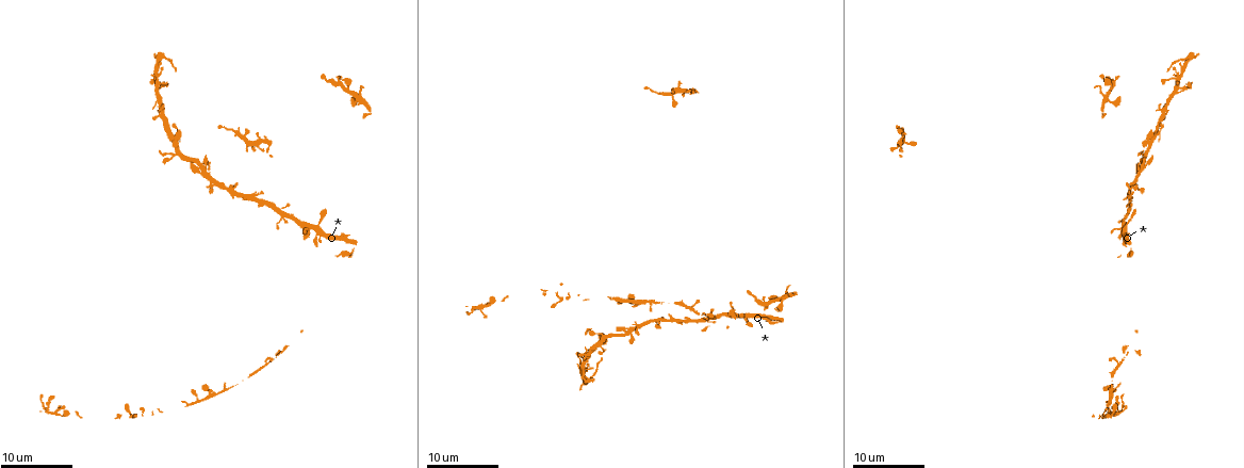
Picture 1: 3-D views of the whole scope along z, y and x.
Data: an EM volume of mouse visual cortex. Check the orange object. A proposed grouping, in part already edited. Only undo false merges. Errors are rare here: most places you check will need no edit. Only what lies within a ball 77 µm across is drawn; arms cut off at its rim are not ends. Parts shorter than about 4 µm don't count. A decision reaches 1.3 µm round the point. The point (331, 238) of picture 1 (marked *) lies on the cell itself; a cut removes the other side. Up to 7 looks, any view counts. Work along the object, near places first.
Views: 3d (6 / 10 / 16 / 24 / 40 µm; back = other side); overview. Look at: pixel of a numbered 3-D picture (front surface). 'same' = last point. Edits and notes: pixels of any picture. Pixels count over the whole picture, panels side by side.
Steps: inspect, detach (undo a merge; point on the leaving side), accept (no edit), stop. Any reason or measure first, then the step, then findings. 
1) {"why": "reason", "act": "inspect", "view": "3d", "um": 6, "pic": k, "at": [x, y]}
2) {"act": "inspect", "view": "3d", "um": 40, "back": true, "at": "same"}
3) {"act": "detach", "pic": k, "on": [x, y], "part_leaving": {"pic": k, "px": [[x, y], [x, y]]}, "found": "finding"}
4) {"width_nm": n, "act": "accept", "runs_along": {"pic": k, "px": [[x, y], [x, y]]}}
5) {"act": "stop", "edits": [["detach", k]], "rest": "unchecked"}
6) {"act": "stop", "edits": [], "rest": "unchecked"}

{"why": "branch point", "act": "inspect", "view": "3d", "um": 24, "pic": 1, "at": [1126, 226]}

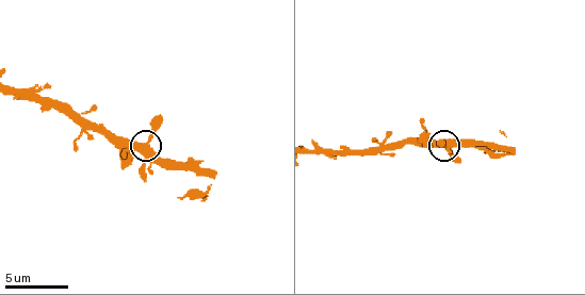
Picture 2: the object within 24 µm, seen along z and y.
{"why": "closer look", "act": "inspect", "view": "3d", "um": 6, "pic": 2, "at": [145, 147]}

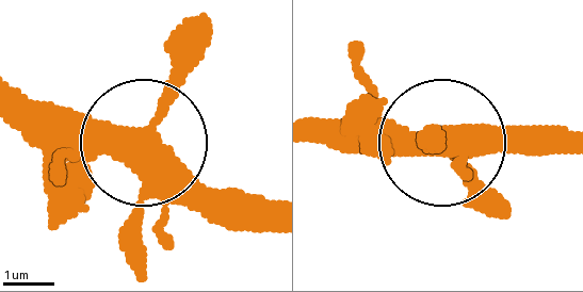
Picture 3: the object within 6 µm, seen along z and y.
{"act": "inspect", "view": "3d", "um": 6, "back": true, "pic": 3, "at": [142, 140]}

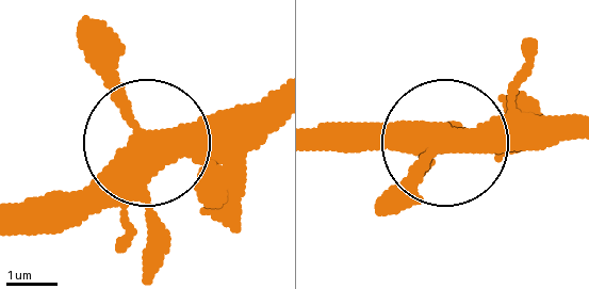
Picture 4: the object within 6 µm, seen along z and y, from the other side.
{"arms": 3, "act": "accept", "found": "one cell here"}

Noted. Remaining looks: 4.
{"why": "four-way junction", "act": "inspect", "view": "3d", "um": 16, "pic": 1, "at": [178, 150]}

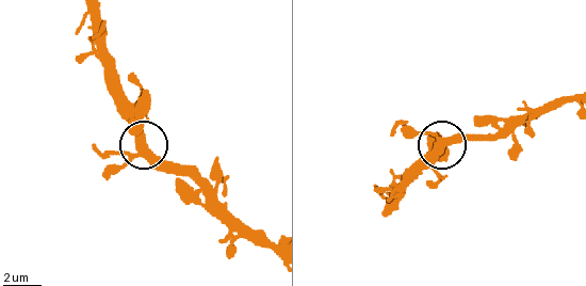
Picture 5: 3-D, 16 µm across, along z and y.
{"act": "inspect", "view": "3d", "um": 6, "pic": 5, "at": [442, 143]}

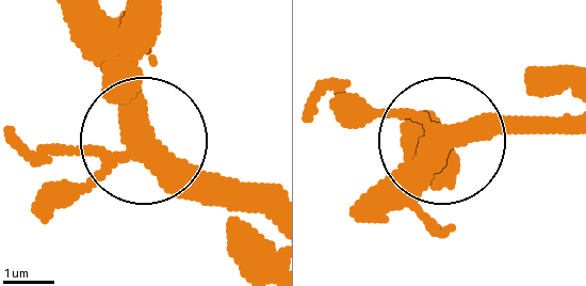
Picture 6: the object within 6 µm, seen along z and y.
{"act": "inspect", "view": "3d", "um": 6, "back": true, "pic": 6, "at": [435, 139]}

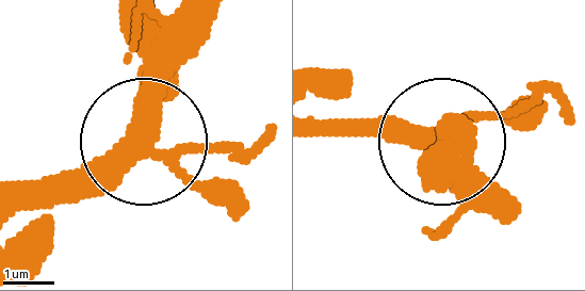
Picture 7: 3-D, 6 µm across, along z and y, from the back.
{"arms": 4, "act": "accept", "found": "all the same cell"}

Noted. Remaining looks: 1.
{"act": "stop", "edits": [], "rest": "unchecked"}

